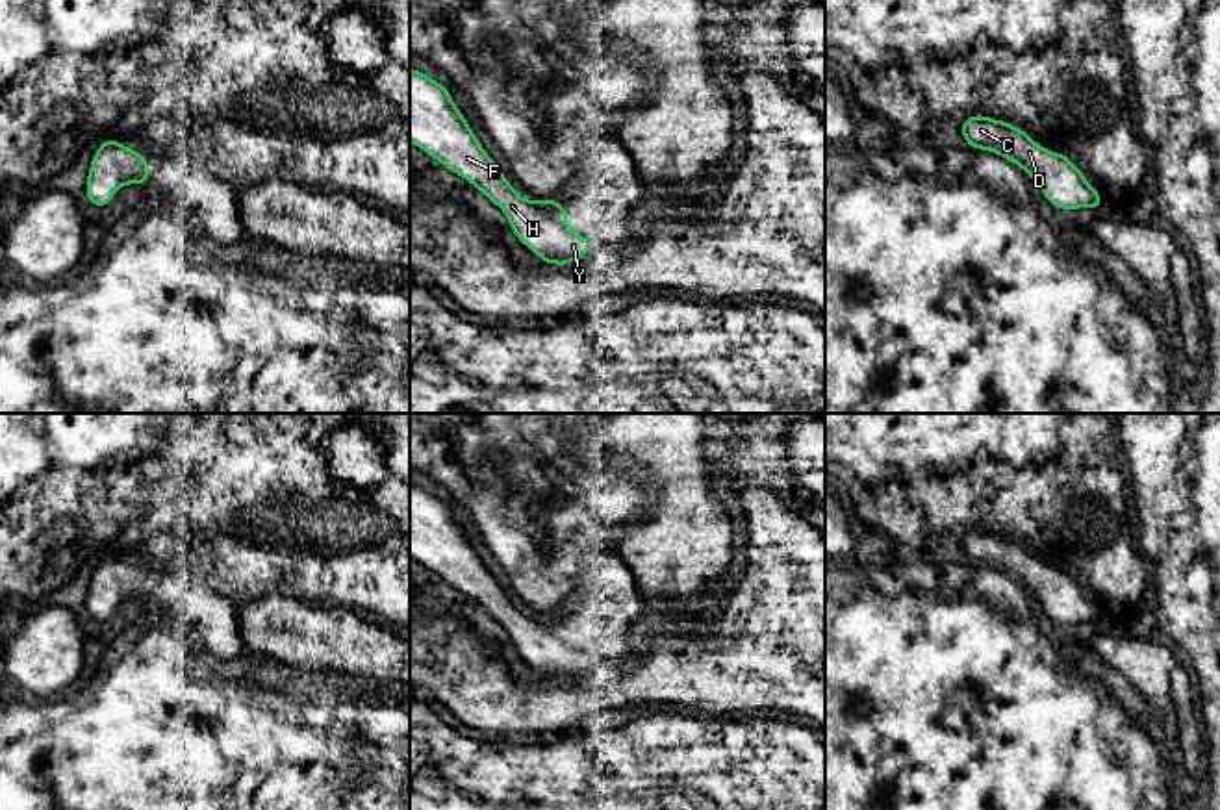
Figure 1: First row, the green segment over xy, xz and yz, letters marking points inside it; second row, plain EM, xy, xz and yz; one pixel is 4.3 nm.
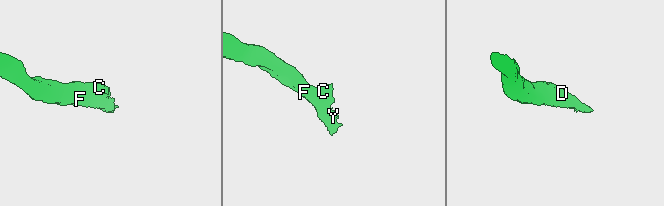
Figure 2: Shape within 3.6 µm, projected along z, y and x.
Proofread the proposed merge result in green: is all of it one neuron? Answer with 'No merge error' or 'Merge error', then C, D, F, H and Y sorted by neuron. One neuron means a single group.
No merge error. Groups: C D F H Y

